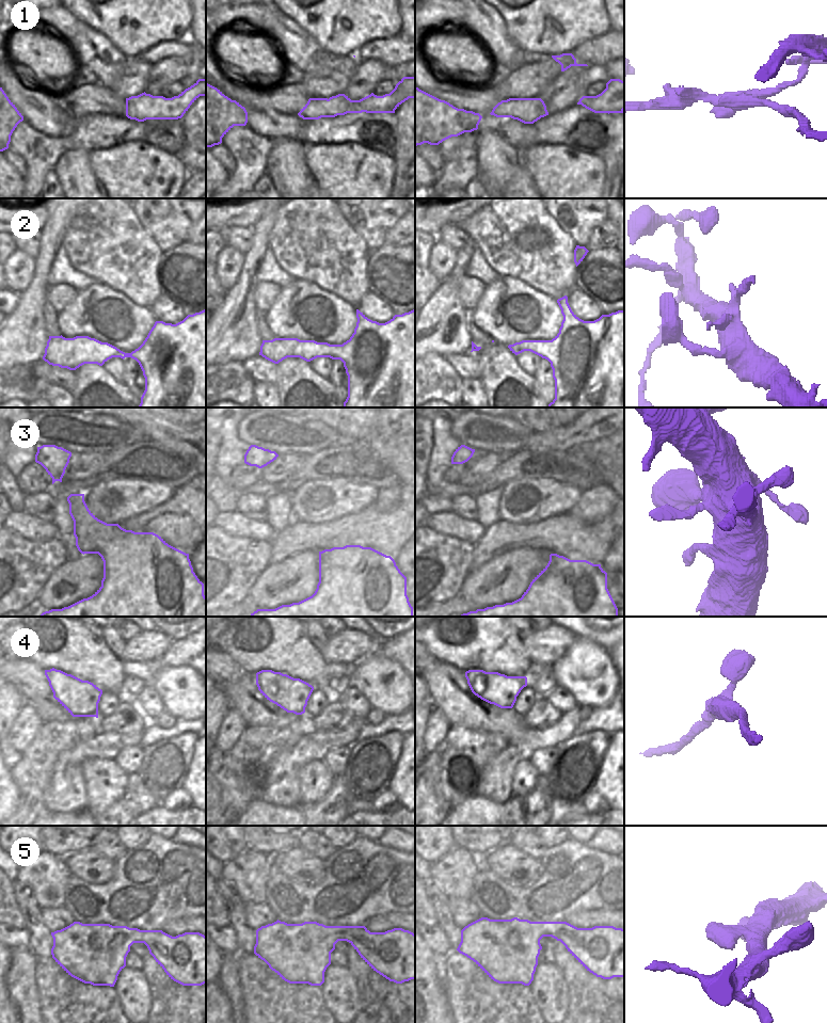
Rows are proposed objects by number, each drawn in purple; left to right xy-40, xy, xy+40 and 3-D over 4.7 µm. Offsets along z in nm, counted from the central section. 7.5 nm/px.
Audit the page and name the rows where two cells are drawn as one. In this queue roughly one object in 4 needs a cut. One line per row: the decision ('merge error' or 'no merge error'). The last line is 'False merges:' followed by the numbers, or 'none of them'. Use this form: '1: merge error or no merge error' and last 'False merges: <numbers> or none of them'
1: merge error
2: no merge error
3: no merge error
4: no merge error
5: no merge error
False merges: 1

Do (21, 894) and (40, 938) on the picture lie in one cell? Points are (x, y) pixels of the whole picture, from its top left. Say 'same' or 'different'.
same

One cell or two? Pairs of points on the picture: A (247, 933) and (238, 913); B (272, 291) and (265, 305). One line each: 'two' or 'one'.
A: one
B: one

